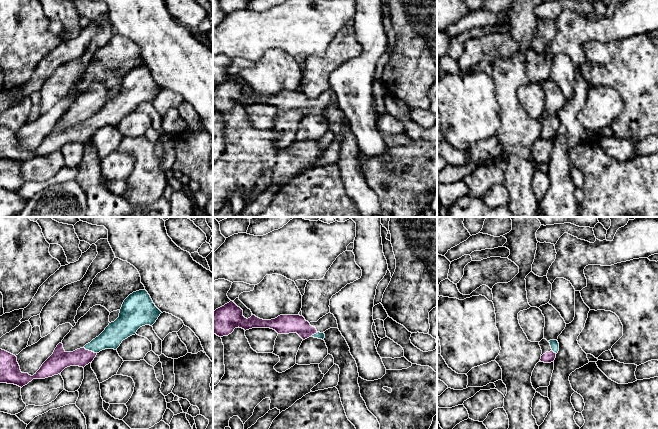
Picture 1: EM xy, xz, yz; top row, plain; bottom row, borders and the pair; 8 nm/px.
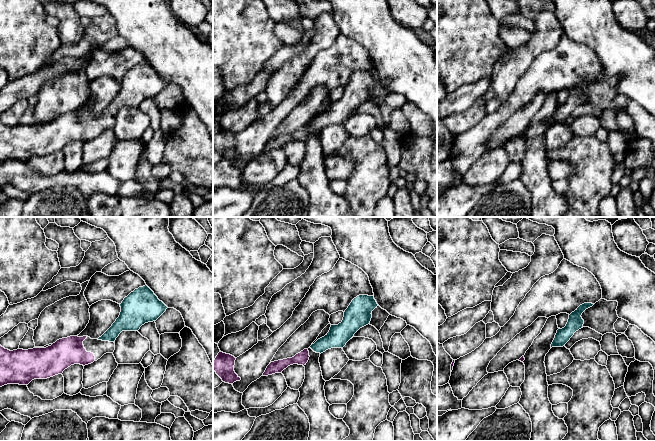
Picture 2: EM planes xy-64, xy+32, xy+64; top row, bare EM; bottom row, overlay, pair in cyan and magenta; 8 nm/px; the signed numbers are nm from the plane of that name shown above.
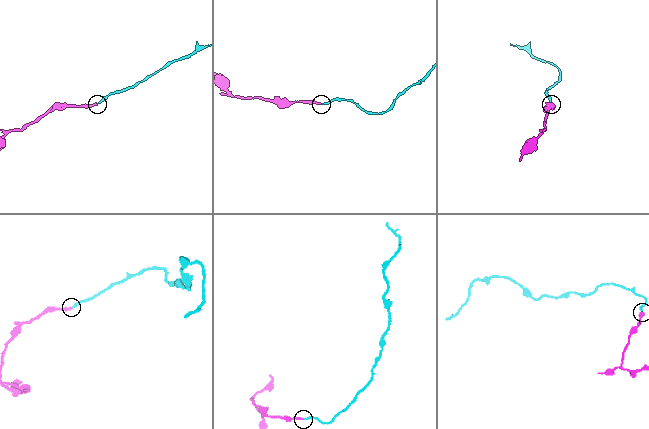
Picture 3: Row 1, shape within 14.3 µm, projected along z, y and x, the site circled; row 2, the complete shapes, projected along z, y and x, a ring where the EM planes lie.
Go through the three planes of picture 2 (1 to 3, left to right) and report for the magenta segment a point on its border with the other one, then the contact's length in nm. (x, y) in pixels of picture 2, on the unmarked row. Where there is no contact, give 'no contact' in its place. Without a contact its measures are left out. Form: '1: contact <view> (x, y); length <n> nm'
1: no contact
2: no contact
3: no contact

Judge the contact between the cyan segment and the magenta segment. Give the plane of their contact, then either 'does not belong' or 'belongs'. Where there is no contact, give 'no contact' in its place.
xy | belongs

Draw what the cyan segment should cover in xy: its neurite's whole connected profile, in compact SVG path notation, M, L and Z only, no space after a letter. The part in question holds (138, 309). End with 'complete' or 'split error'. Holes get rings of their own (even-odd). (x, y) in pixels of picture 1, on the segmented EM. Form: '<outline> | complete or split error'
M145 289L133 292L124 300L119 317L109 323L98 337L73 352L66 352L62 342L59 343L53 354L33 376L21 372L15 355L0 349L0 383L14 384L22 388L33 379L45 379L61 374L70 366L84 368L100 351L117 350L122 341L135 335L140 327L152 326L161 313Z | split error

